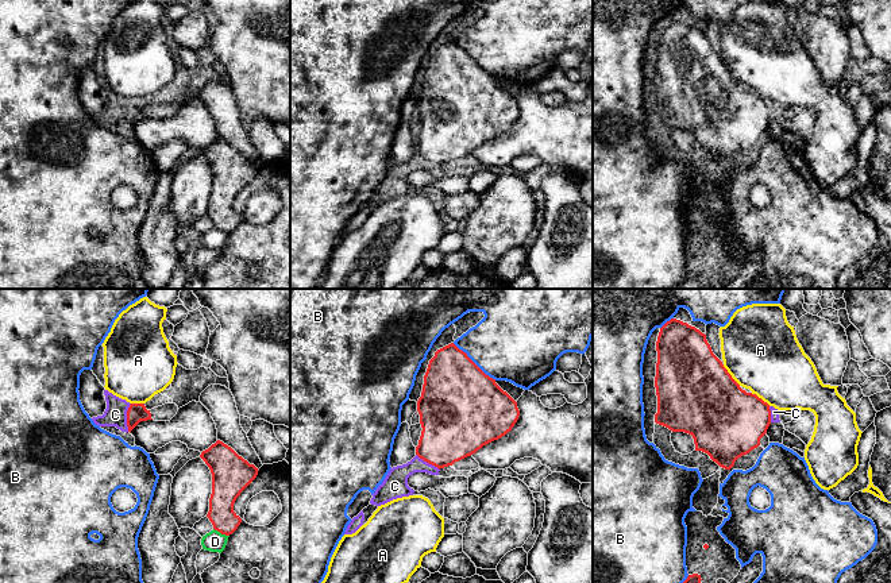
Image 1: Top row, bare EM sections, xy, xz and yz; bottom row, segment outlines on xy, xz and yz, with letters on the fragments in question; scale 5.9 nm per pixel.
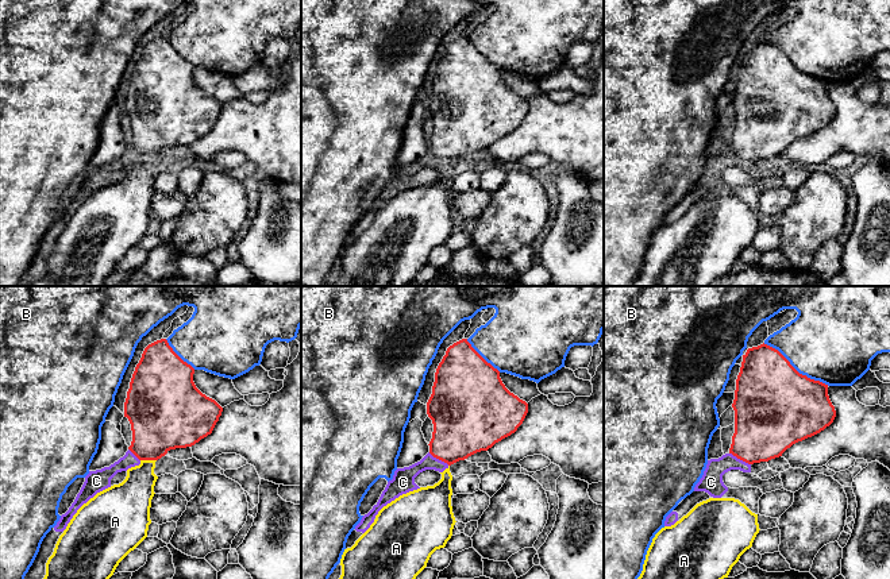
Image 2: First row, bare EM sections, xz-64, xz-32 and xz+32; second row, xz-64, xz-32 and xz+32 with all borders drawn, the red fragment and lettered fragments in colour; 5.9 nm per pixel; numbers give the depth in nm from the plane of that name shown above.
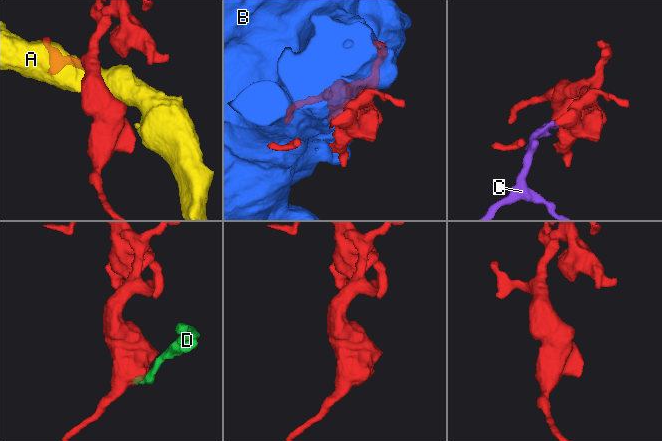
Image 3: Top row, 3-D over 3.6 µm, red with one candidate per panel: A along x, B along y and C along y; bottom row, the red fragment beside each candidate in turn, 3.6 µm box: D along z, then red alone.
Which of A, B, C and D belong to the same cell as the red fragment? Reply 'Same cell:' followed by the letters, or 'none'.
Same cell: C

